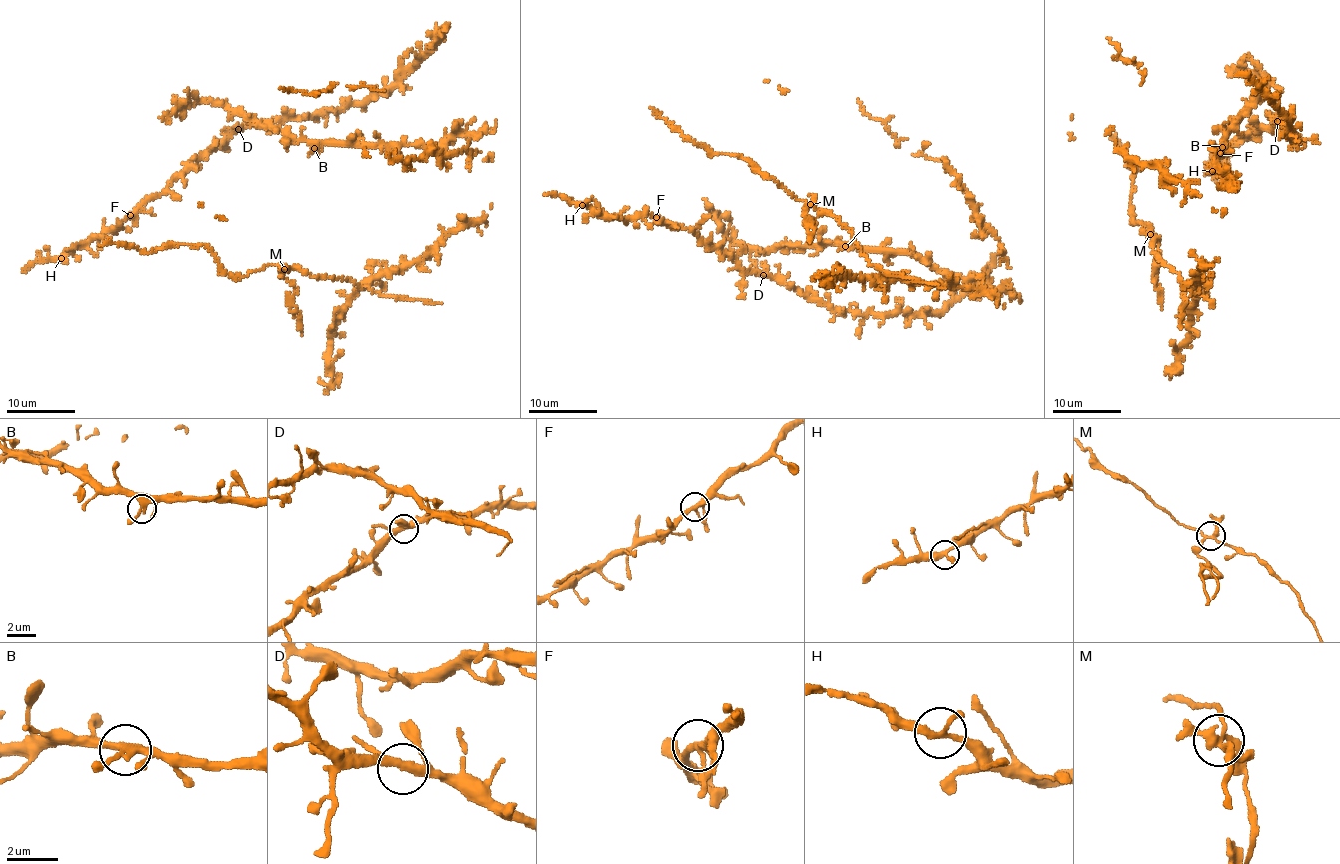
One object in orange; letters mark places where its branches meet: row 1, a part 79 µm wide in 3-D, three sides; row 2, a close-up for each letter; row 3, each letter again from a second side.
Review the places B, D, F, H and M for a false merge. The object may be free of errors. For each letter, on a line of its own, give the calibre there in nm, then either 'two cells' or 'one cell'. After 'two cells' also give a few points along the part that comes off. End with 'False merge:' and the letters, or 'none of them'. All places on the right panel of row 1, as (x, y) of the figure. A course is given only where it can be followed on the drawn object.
B: 240 nm | one cell
D: 280 nm | one cell
F: 260 nm | one cell
H: 240 nm | one cell
M: 240 nm | two cells | (1150, 234), (1156, 243), (1159, 258), (1159, 266), (1154, 272), (1160, 309)
False merge: M

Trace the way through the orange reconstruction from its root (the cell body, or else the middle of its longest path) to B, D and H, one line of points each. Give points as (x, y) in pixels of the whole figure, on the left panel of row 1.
B: (475, 136), (453, 134), (432, 143), (372, 146), (327, 143), (314, 148)
D: (475, 136), (393, 145), (293, 140), (233, 112), (238, 129)
H: (475, 136), (393, 145), (293, 140), (233, 112), (241, 129), (201, 153), (119, 224), (61, 258)

